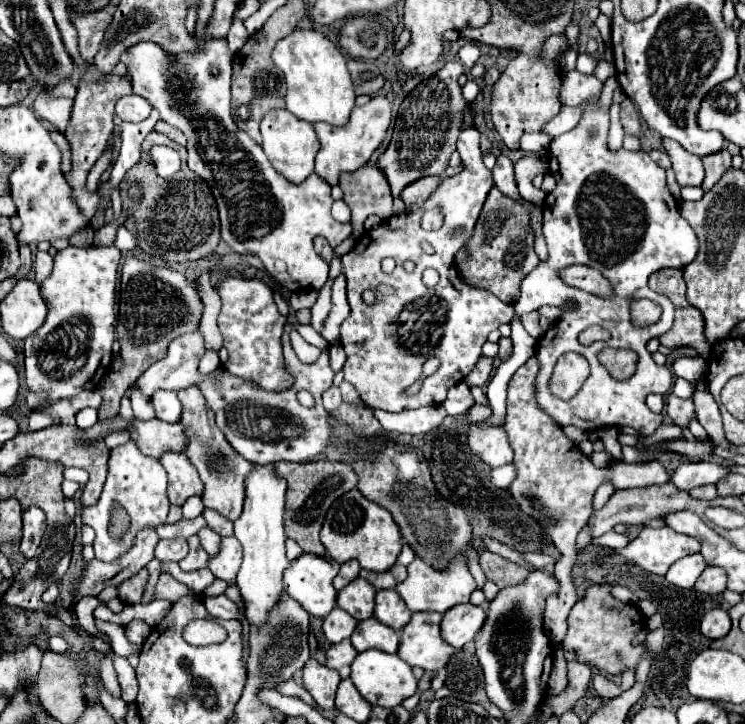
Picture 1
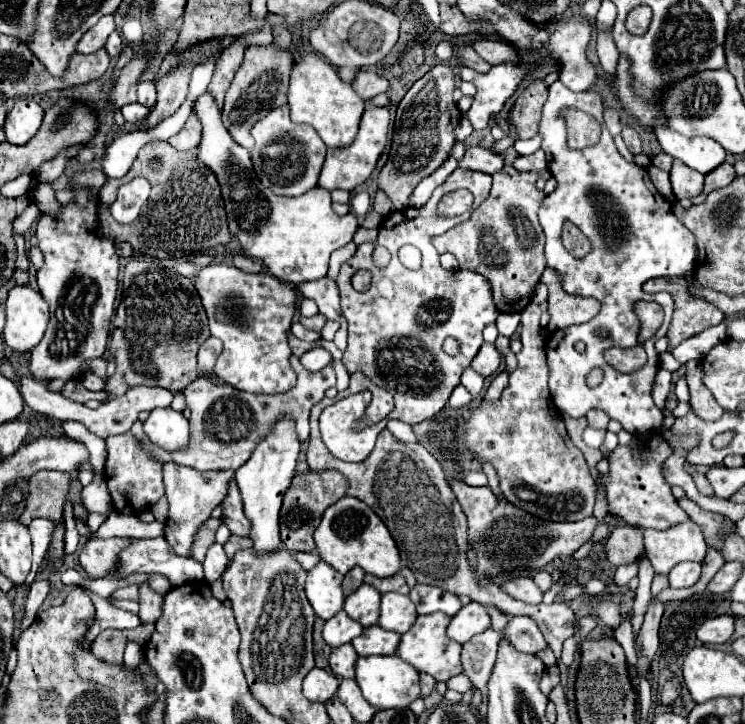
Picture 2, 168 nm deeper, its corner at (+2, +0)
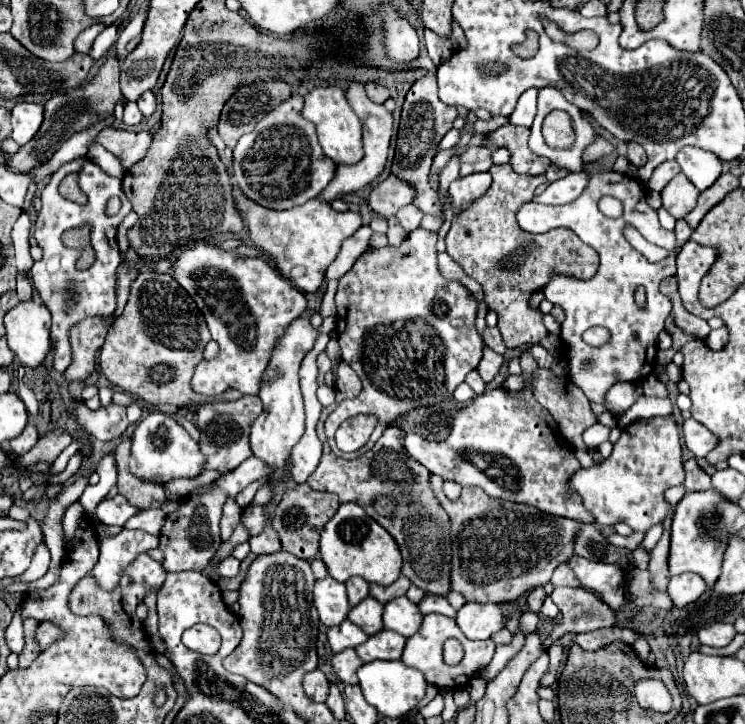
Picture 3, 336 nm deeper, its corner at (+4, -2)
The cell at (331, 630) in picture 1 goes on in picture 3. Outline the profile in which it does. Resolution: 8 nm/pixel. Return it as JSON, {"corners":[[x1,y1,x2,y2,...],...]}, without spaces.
{"corners":[[343,620,339,626,333,626,327,630,327,640,329,640,329,646,333,652,341,652,345,648,355,648,355,646,363,644,367,638,369,636,349,620]]}

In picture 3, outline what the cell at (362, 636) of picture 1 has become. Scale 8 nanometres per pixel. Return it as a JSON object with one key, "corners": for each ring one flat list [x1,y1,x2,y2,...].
{"corners":[[381,630,367,638,367,642,359,644,355,650,363,662,371,660,399,660,405,646,405,638,401,634]]}

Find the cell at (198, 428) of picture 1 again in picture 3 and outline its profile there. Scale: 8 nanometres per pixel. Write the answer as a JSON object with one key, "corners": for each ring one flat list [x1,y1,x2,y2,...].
{"corners":[[267,522,267,526,263,528,263,534,251,536,249,538,249,544,251,544,251,552,253,554,273,554,273,552,279,552,281,550,279,536,275,534,271,522]]}

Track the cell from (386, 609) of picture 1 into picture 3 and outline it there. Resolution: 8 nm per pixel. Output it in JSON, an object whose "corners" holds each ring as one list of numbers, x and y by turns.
{"corners":[[399,596,385,604,383,612,383,628,403,634,405,638,413,636,423,622,423,616,407,596]]}

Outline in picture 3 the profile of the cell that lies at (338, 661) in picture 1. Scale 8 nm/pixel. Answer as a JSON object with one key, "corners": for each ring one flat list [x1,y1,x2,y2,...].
{"corners":[[347,648,339,654,333,656,333,670,337,674,337,678,343,684,357,684,357,668,363,664,363,660,357,656,357,652,353,648]]}

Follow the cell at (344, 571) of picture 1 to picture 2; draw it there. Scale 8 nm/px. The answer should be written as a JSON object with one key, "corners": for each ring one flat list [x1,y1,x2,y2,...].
{"corners":[[353,568,351,572,345,574,345,580,343,580,343,592,345,592,345,596,353,594,363,584,363,576,365,576,365,572,361,568]]}

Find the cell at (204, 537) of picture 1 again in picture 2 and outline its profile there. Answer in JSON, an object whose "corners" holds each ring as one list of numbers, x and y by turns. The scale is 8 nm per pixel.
{"corners":[[213,544,209,550,207,550,207,556,205,556,205,562,203,562,203,570,205,570,205,580,211,584,215,582,217,578,221,578,221,574,225,572,227,568,227,554,223,550,221,544]]}

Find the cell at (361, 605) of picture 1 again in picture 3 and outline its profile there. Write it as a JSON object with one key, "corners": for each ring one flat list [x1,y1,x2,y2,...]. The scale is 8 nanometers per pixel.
{"corners":[[367,596,367,598,363,598,363,602,359,602,359,606,353,606,349,610,347,618,371,636,383,628,381,616,383,616,383,604,375,602,375,598]]}

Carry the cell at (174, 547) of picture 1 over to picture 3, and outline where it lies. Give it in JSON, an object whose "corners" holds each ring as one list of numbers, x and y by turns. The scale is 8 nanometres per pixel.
{"corners":[[123,528,117,536,105,538,101,542,99,560,89,576,93,576,103,590,115,590,115,586,119,586,123,570,127,570,127,566,135,562,139,554,149,552,151,548,157,546,159,546,159,536,147,534,143,530]]}

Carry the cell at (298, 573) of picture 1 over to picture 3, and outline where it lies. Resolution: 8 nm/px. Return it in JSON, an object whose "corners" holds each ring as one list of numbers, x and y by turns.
{"corners":[[335,578,317,580,313,586,313,606,325,626,335,626,347,618,349,602,345,594,345,584,335,582]]}

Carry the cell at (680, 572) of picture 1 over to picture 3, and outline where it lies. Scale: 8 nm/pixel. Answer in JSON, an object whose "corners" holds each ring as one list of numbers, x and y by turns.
{"corners":[[679,574,679,576,673,576,671,582,669,582,669,596,671,600,675,602,677,608,683,608,691,602,695,602,703,592,705,592,707,584,703,582,703,578,699,578,699,574]]}

